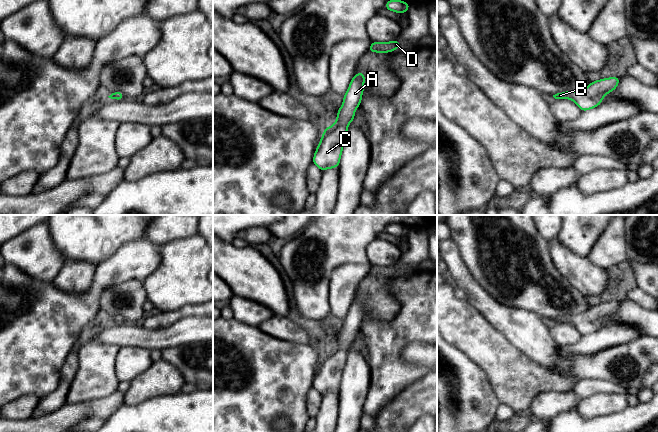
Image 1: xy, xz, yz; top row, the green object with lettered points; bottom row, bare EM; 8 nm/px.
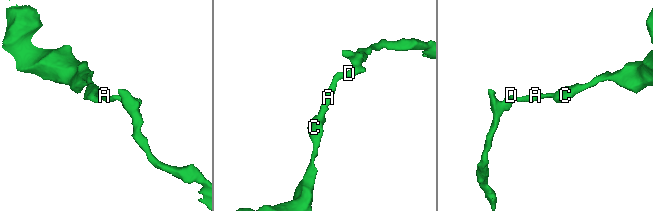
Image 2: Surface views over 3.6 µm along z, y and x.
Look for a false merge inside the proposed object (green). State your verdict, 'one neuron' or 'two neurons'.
one neuron

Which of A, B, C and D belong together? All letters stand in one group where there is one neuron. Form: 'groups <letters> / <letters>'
groups A B C D

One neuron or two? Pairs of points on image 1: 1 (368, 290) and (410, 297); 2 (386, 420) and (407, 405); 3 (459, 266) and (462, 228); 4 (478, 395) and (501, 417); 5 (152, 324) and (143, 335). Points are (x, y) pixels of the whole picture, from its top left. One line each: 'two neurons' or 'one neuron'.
1: two neurons
2: one neuron
3: two neurons
4: two neurons
5: two neurons

